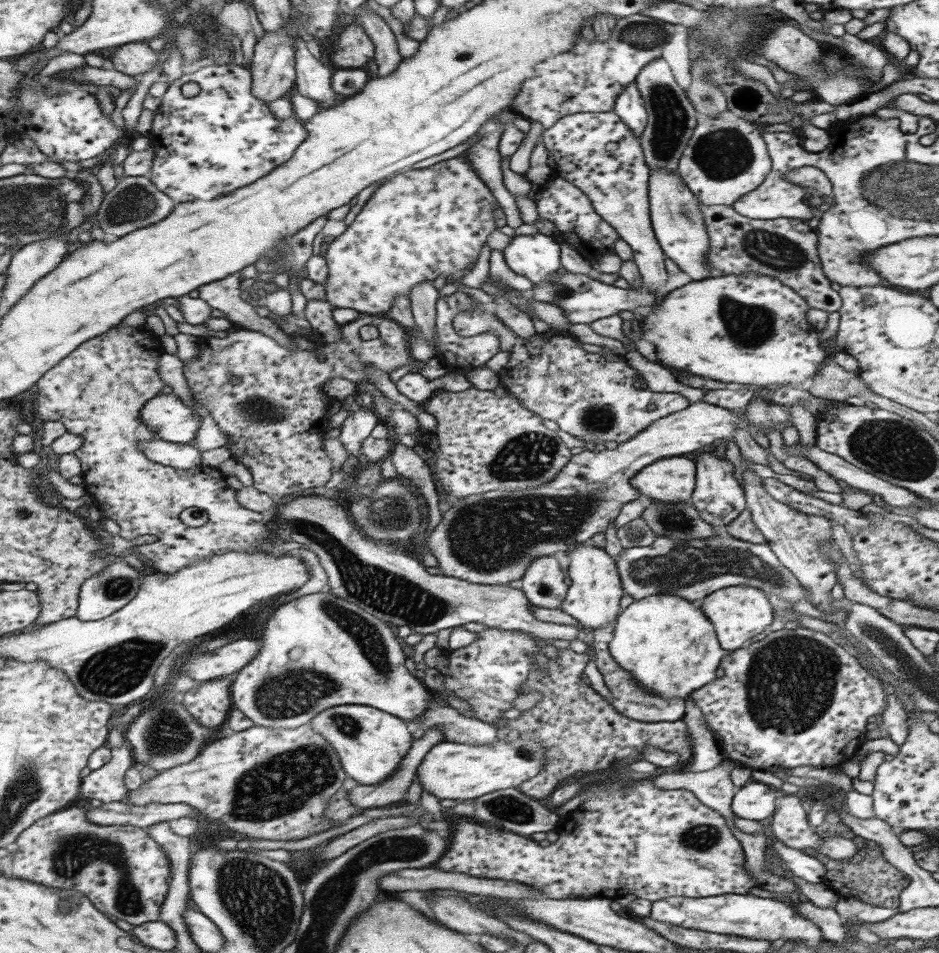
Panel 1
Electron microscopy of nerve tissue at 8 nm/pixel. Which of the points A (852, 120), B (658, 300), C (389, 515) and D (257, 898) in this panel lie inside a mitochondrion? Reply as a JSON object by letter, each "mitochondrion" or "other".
{"A":"other","B":"other","C":"mitochondrion","D":"mitochondrion"}

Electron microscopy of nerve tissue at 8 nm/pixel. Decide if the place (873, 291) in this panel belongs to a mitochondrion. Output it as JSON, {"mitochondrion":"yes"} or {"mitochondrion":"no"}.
{"mitochondrion":"no"}

